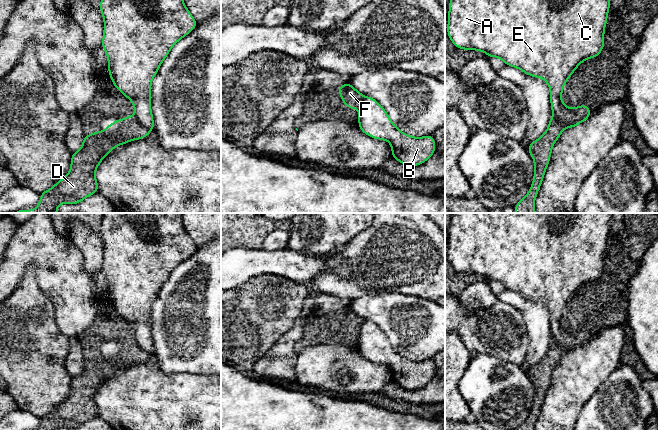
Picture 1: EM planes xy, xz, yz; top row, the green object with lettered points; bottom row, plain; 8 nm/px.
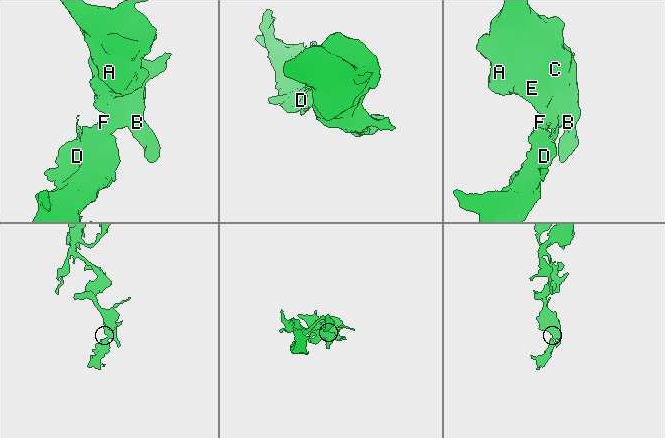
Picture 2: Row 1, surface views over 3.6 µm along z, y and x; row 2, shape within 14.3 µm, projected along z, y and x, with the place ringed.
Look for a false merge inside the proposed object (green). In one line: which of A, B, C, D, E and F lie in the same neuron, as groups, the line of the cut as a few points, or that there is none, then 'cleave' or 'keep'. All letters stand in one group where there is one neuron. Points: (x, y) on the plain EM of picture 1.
groups A B C E / D F; cut xy (135, 339), (143, 349), (151, 354); cleave

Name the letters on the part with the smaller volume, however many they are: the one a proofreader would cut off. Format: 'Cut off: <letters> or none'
Cut off: D, F

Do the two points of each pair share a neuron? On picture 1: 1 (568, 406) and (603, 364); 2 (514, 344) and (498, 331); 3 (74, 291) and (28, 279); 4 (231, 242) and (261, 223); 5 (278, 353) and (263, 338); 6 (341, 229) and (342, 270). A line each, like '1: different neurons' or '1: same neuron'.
1: same neuron
2: same neuron
3: different neurons
4: same neuron
5: different neurons
6: different neurons

